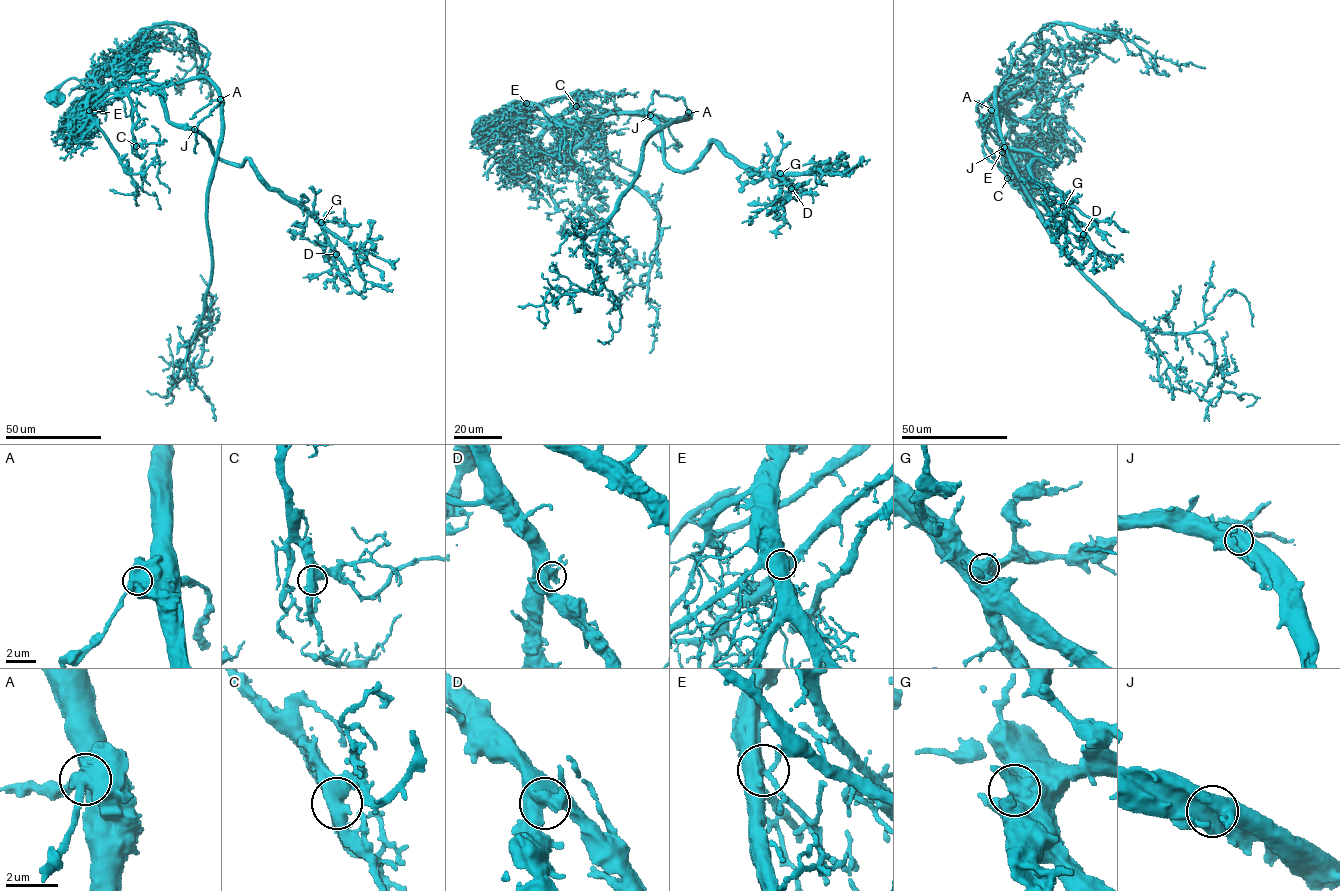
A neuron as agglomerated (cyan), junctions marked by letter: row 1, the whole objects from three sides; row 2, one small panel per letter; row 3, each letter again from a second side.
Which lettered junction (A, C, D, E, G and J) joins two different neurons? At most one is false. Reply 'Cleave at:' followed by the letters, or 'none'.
Cleave at: A

